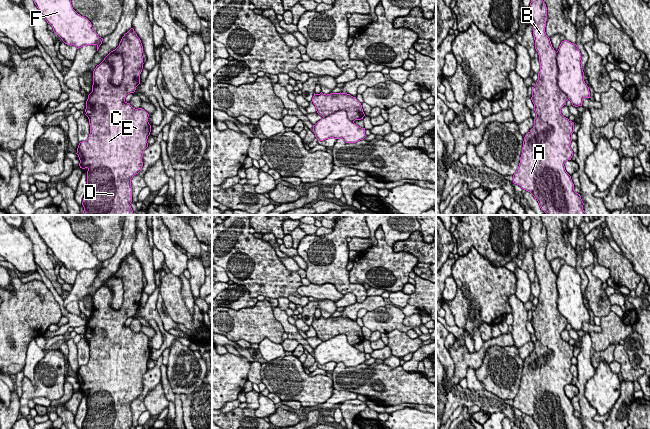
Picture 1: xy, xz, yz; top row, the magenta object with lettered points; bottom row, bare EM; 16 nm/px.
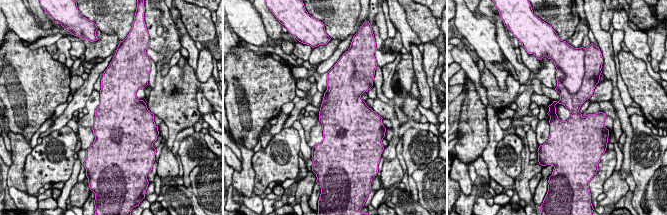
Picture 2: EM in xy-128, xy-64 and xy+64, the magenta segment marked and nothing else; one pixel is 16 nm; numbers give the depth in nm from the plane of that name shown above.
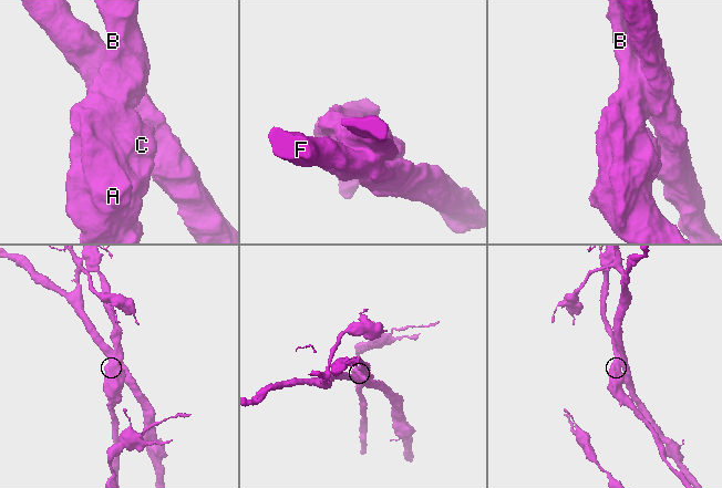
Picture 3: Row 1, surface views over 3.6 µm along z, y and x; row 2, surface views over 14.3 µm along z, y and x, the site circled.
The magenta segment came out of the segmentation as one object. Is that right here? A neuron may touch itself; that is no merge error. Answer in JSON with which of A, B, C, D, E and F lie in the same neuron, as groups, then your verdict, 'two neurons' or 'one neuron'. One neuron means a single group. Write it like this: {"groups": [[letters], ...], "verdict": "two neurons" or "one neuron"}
{"groups": [["A", "B", "C", "D", "E"], ["F"]], "verdict": "two neurons"}

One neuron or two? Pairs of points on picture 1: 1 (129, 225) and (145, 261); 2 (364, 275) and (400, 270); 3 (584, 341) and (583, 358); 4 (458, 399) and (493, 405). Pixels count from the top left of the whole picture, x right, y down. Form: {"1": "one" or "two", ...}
{"1": "two", "2": "one", "3": "one", "4": "one"}

